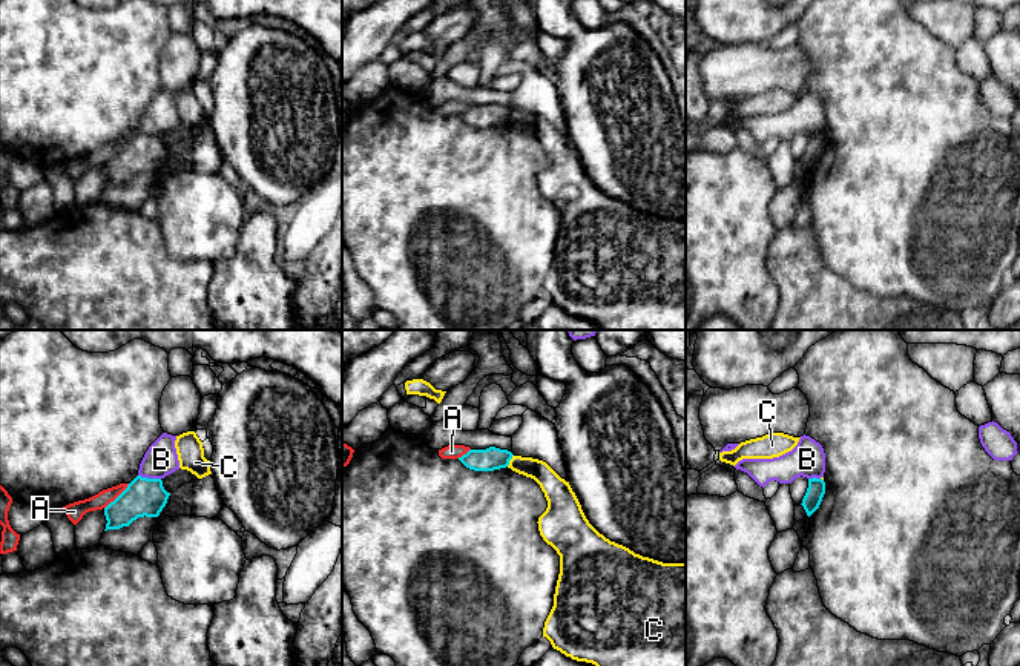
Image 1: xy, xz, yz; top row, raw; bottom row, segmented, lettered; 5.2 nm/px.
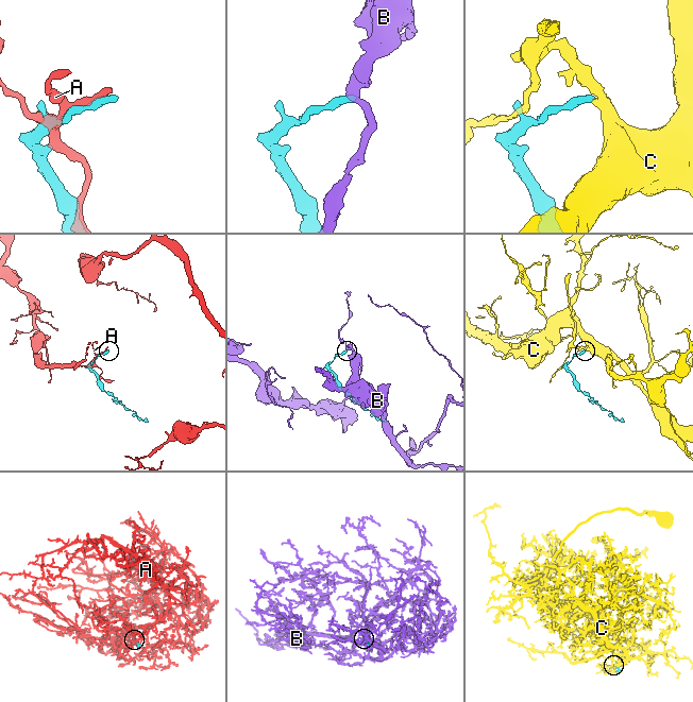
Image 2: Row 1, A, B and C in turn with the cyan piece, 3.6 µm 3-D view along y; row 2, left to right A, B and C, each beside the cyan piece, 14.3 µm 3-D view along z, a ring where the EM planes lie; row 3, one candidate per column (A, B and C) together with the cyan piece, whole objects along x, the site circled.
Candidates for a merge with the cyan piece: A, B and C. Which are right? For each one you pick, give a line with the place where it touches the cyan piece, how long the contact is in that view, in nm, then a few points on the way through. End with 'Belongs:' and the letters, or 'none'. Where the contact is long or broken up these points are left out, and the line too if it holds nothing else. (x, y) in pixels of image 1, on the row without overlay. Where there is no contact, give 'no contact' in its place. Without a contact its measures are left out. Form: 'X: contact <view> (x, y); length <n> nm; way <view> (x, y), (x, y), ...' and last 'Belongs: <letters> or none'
Belongs: none

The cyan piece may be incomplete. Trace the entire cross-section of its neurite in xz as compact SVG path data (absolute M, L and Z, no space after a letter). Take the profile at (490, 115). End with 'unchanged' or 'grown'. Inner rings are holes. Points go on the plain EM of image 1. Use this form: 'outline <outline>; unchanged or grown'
outline M489 103L486 106L469 106L466 110L459 114L459 117L474 127L494 127L506 124L512 112L514 110L508 106Z; unchanged

